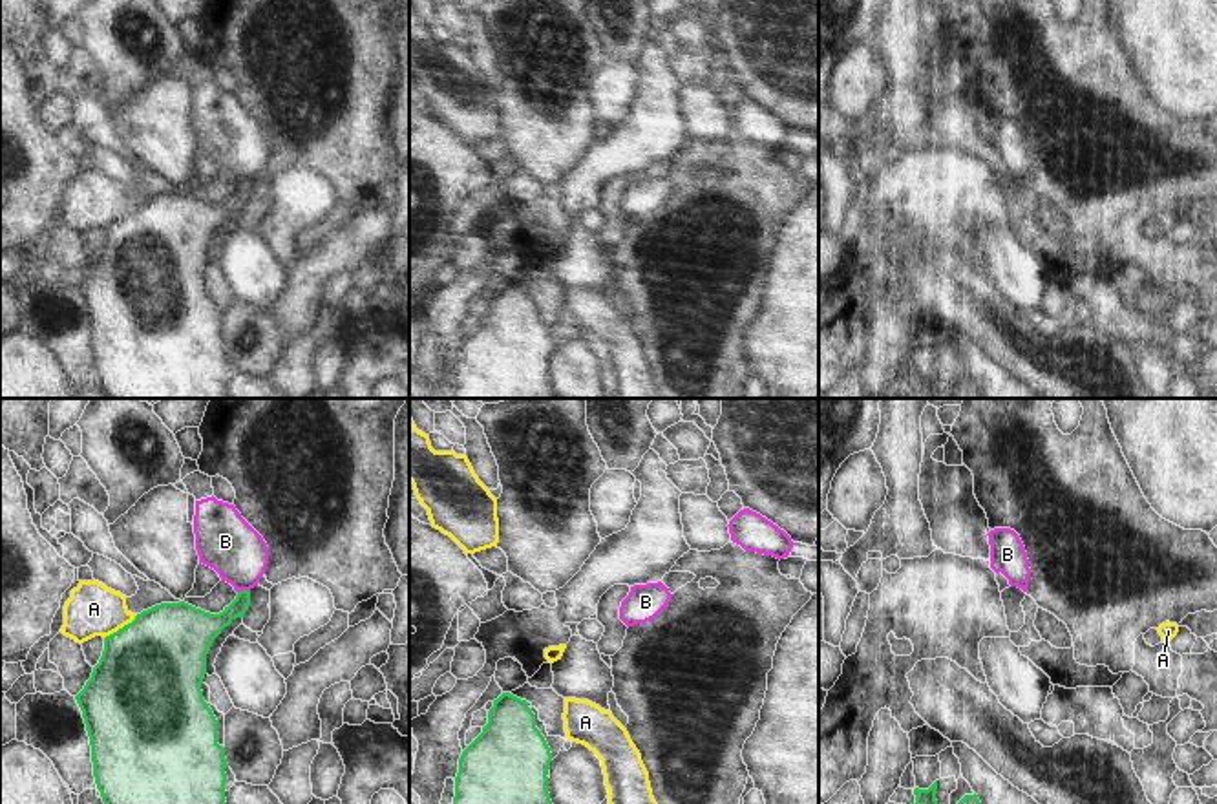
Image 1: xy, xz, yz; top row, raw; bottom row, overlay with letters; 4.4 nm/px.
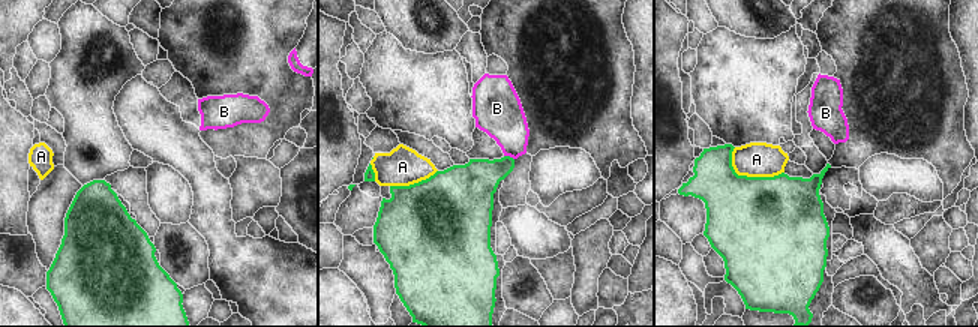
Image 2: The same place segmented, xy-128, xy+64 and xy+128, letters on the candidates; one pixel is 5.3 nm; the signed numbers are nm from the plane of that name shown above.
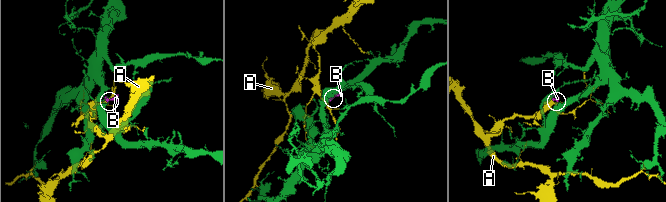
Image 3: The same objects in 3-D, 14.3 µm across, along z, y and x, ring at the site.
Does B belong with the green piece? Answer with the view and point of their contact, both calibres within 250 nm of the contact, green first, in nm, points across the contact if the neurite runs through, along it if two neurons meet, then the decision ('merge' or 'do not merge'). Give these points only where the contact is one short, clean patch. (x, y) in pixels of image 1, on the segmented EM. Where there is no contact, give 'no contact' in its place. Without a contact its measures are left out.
xy (243, 591) | 150/260 nm | along xy (249, 589), (238, 592) | do not merge

